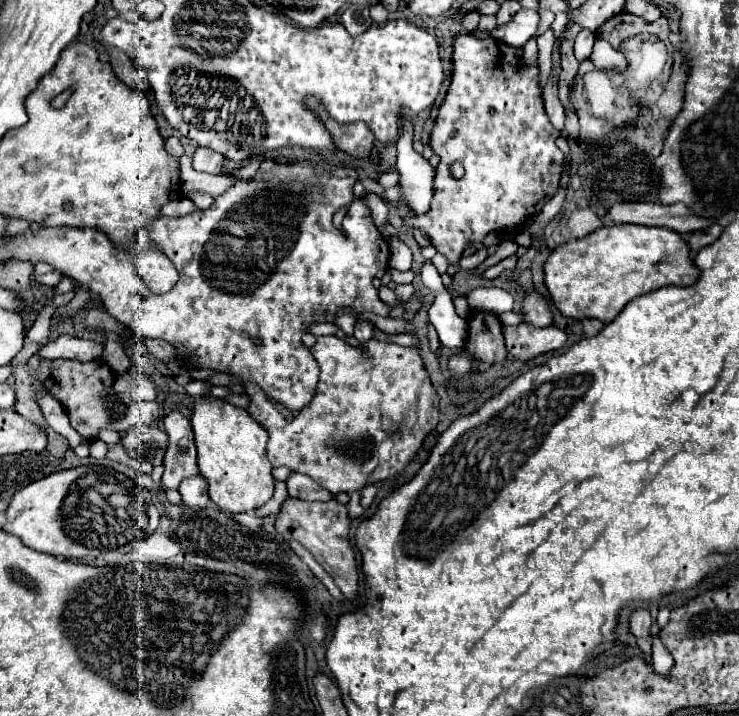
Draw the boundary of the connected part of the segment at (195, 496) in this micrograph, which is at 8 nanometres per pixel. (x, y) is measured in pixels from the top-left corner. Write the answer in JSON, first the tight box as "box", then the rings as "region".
{"box":[180,473,210,509],"region":[[[200,473],[194,477],[188,477],[188,479],[184,479],[184,483],[180,483],[180,495],[182,495],[182,501],[192,509],[202,509],[210,501],[206,479]]]}

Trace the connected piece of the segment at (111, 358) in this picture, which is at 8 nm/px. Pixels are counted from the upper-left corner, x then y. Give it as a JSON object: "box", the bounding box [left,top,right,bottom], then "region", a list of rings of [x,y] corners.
{"box":[104,333,132,373],"region":[[[108,333],[106,337],[108,337],[108,341],[106,341],[106,347],[104,347],[104,363],[108,363],[112,367],[112,371],[116,371],[116,373],[128,371],[132,361],[124,353],[124,347],[118,341],[118,335],[116,333]]]}

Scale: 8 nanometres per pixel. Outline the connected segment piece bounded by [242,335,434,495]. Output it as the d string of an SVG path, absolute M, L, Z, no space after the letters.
M328 335L316 337L312 355L320 367L320 381L314 399L308 403L308 407L300 409L296 419L286 419L284 415L280 415L278 409L272 403L268 403L266 393L256 383L242 381L242 387L250 399L246 411L268 431L266 455L274 467L284 465L290 471L304 473L332 495L352 493L362 489L370 473L378 467L378 445L382 443L382 439L390 437L402 427L406 411L418 405L418 393L422 389L434 389L430 387L430 379L426 375L418 349L412 347L400 347L396 343L378 339L366 341L364 347L350 347L342 339Z

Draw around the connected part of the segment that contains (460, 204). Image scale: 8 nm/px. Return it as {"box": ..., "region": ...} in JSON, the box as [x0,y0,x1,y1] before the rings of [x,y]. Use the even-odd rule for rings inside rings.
{"box":[402,33,564,265],"region":[[[460,33],[454,39],[452,81],[438,109],[438,117],[428,143],[440,157],[440,163],[436,167],[434,197],[428,213],[402,217],[406,227],[424,229],[430,237],[430,243],[450,261],[450,265],[456,265],[460,261],[464,243],[482,243],[482,239],[492,231],[516,231],[530,217],[538,215],[544,201],[548,197],[554,197],[558,191],[564,153],[556,147],[560,131],[552,127],[544,111],[538,75],[538,61],[528,63],[524,59],[522,47],[512,47],[492,37],[474,37],[470,33]],[[452,161],[460,161],[464,165],[466,173],[462,179],[454,179],[450,175],[448,167]]]}

